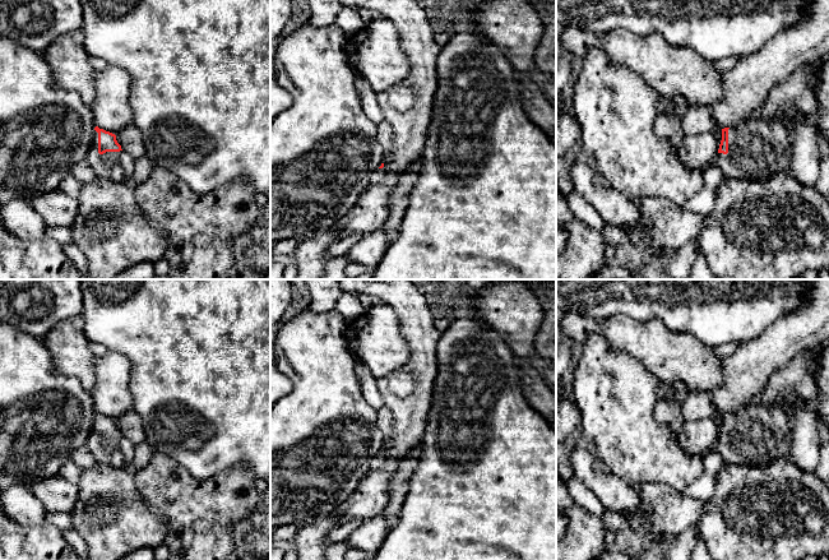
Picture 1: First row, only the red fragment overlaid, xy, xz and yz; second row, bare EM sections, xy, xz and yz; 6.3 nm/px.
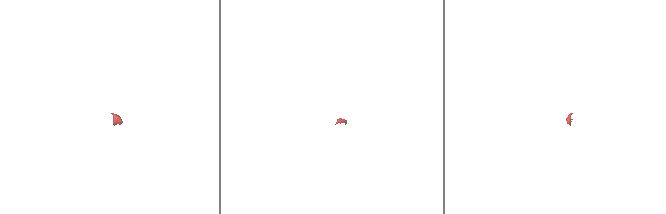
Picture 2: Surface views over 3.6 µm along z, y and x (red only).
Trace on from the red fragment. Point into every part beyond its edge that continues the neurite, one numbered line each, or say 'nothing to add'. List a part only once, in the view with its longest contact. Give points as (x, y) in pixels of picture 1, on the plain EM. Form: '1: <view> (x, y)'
1: xy (105, 452)

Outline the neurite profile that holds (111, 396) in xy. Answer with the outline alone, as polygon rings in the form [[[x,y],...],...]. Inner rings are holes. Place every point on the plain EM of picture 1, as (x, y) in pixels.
[[[108,351],[103,357],[96,357],[94,372],[96,385],[91,394],[96,412],[116,421],[133,409],[134,398],[129,389],[131,365],[124,355]]]

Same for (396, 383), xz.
[[[338,279],[343,292],[378,296],[398,315],[399,332],[409,346],[409,360],[397,371],[378,379],[385,406],[392,411],[394,432],[384,443],[384,454],[399,463],[412,449],[422,444],[425,424],[432,403],[434,383],[437,374],[436,348],[440,332],[434,327],[435,307],[409,279]]]

